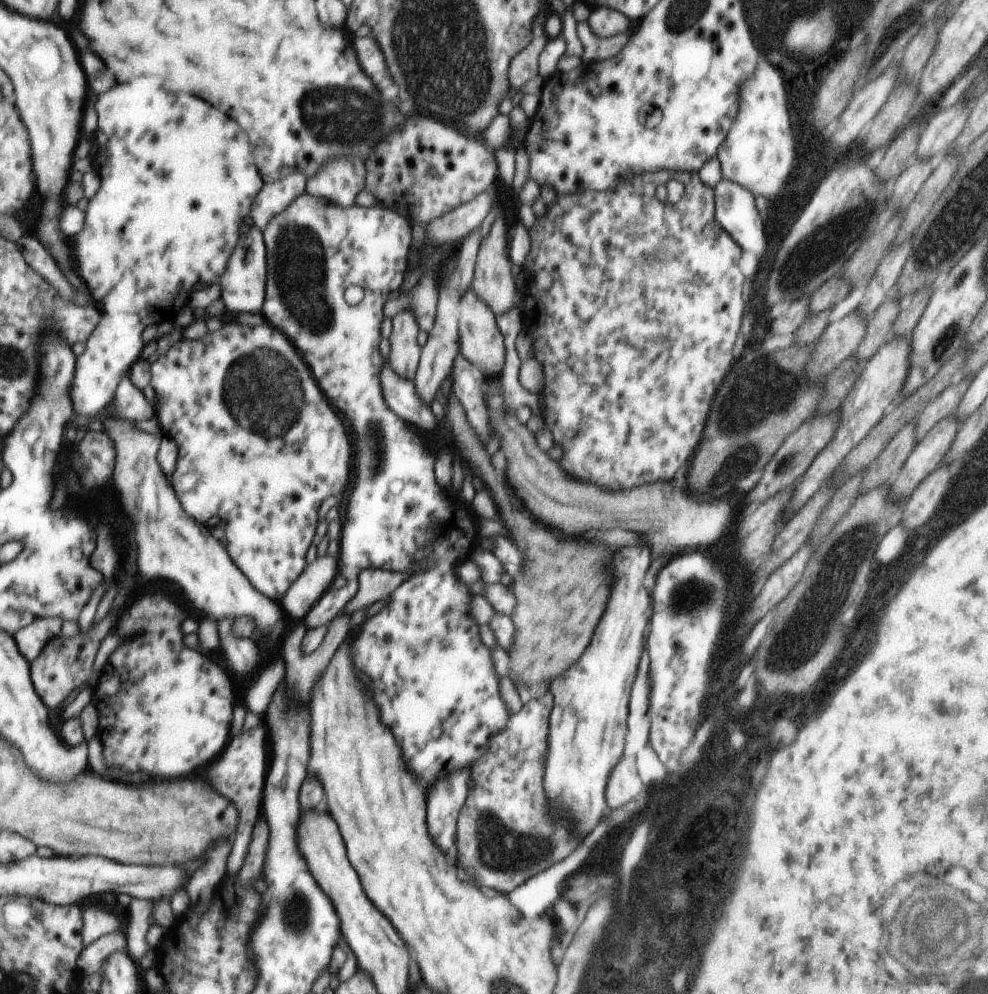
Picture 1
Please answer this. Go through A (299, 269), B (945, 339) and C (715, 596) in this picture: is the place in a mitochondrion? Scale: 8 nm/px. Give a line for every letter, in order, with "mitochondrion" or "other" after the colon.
A: mitochondrion
B: mitochondrion
C: mitochondrion

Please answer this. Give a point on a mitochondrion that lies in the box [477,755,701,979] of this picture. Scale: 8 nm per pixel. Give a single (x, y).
(642, 940)

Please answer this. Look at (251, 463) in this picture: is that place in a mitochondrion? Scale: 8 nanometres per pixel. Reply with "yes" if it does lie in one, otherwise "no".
no

